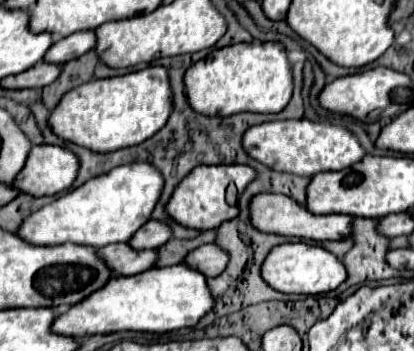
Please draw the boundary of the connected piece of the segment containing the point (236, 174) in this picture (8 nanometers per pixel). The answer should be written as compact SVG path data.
M199 165L191 169L191 175L181 179L179 187L175 187L171 199L165 205L165 211L173 221L177 221L183 227L199 229L199 231L215 229L223 221L229 221L239 213L237 199L235 205L227 201L227 187L235 183L237 193L241 193L247 187L247 183L253 179L255 179L255 171L247 165Z

